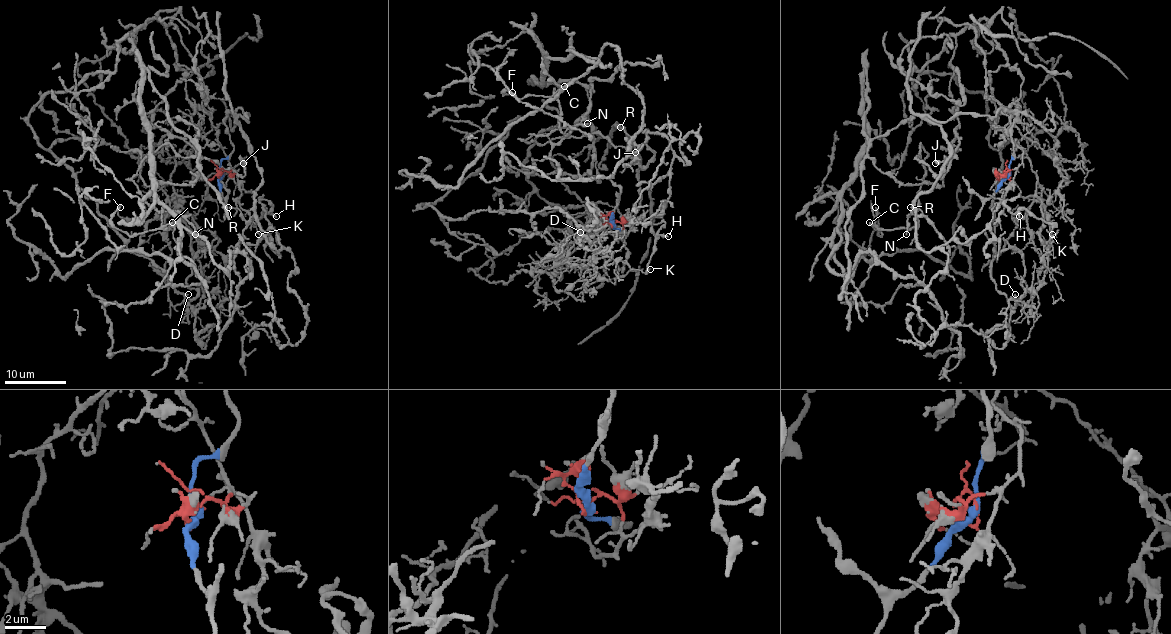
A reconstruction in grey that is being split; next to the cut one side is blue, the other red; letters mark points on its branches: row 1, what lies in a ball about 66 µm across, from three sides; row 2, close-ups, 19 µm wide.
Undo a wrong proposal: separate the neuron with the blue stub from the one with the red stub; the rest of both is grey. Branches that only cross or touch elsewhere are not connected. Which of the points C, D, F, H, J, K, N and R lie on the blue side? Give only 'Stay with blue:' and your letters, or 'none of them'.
Stay with blue: C, F, H, J, K, N, R

